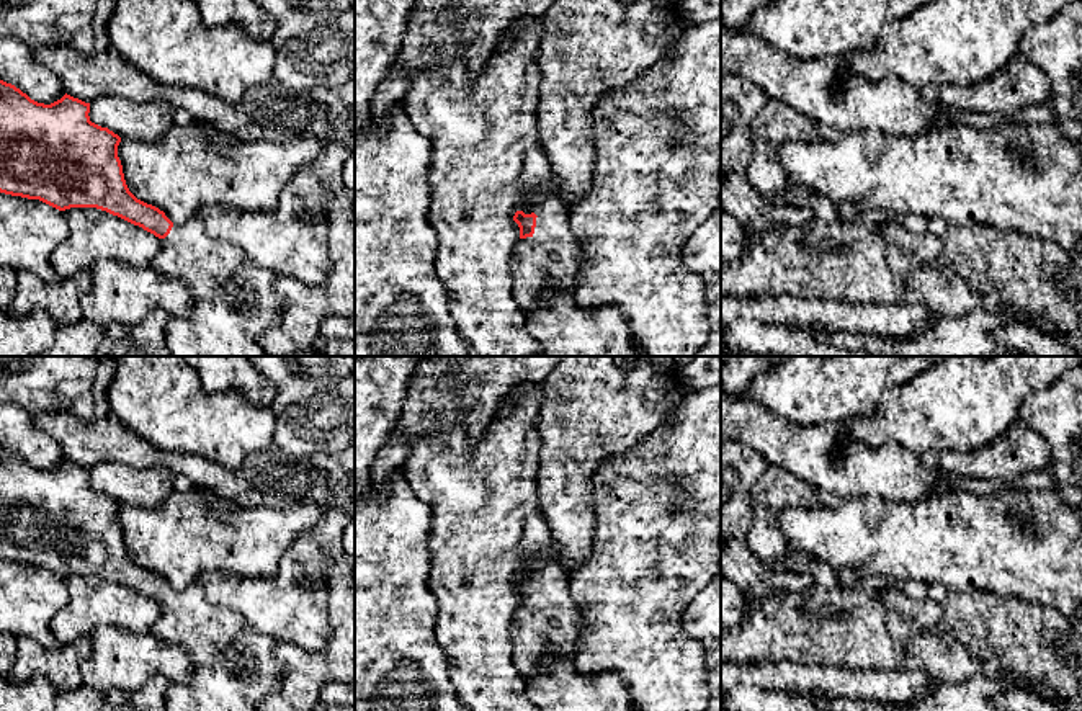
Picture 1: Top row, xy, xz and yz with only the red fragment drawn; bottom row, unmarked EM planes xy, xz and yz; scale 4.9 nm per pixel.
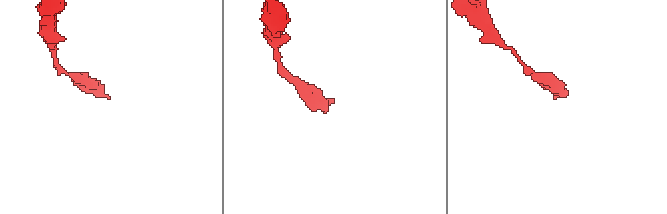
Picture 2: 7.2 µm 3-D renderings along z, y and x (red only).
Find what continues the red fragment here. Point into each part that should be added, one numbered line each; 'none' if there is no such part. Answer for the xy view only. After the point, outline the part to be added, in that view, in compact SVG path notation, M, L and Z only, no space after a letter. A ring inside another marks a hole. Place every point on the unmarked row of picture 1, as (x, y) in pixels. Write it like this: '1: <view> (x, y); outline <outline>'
1: xy (234, 669); outline M196 584L173 590L150 633L181 646L193 665L188 682L170 682L167 711L260 711L262 701L281 688L281 670L273 654L276 642L253 633L239 611L211 605Z

